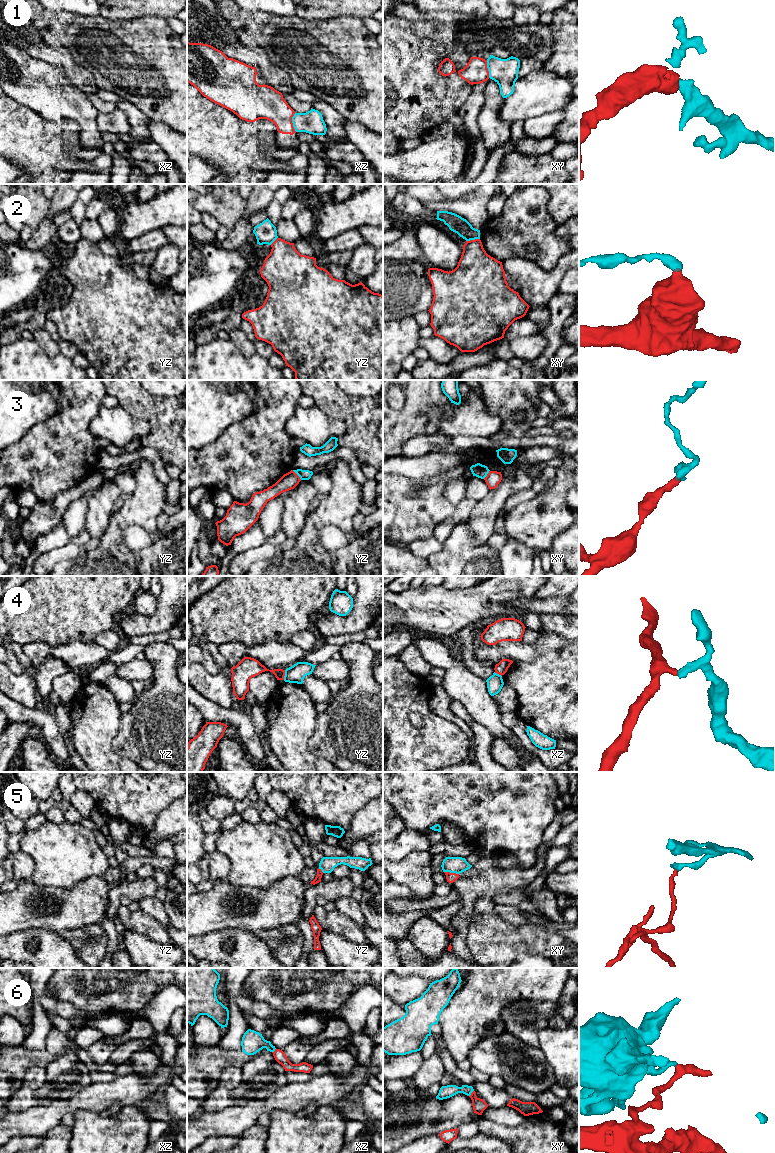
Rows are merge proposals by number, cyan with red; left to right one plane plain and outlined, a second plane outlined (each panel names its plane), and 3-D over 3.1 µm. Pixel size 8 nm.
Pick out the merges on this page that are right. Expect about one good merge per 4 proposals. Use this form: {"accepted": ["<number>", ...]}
{"accepted": []}

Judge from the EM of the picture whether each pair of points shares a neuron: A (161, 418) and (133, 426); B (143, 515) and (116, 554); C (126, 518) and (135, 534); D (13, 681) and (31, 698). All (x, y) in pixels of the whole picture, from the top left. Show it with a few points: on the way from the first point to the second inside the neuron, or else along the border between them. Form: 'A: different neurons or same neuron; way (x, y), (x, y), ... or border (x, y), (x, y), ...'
A: different neurons; border (126, 411), (147, 422), (149, 433), (146, 436)
B: same neuron; way (130, 516), (116, 530), (116, 541)
C: different neurons; border (153, 530), (128, 526), (123, 531), (123, 541)
D: same neuron; way (17, 685), (27, 695)

